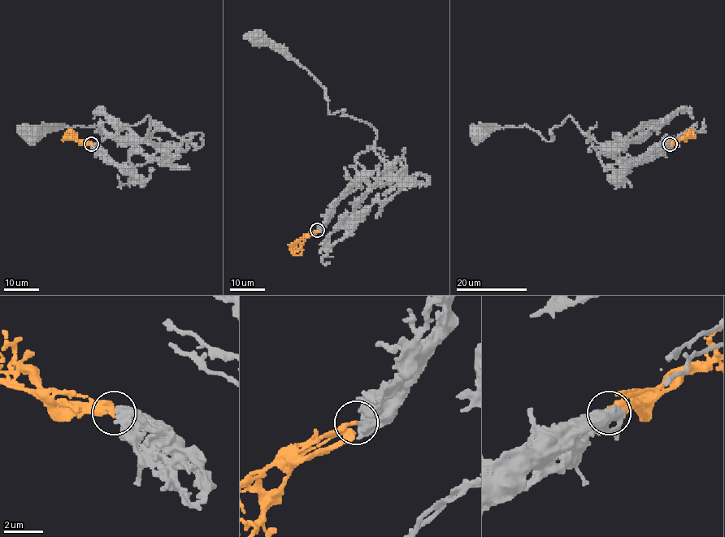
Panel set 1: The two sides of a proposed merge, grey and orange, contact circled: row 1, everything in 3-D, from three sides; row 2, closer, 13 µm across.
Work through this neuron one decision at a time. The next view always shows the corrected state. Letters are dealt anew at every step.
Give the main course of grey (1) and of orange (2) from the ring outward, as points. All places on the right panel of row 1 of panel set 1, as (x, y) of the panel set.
1: (670, 144), (614, 175), (569, 116), (547, 141), (527, 126), (477, 135)
2: (670, 145), (676, 144), (688, 134), (694, 134)

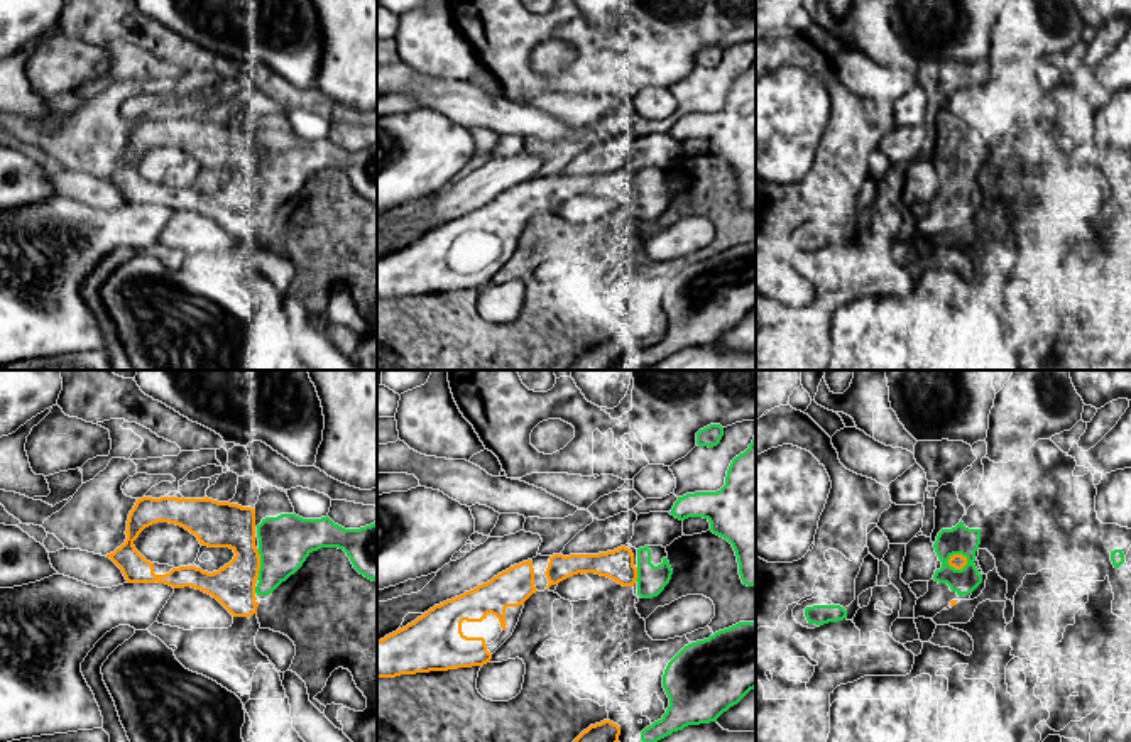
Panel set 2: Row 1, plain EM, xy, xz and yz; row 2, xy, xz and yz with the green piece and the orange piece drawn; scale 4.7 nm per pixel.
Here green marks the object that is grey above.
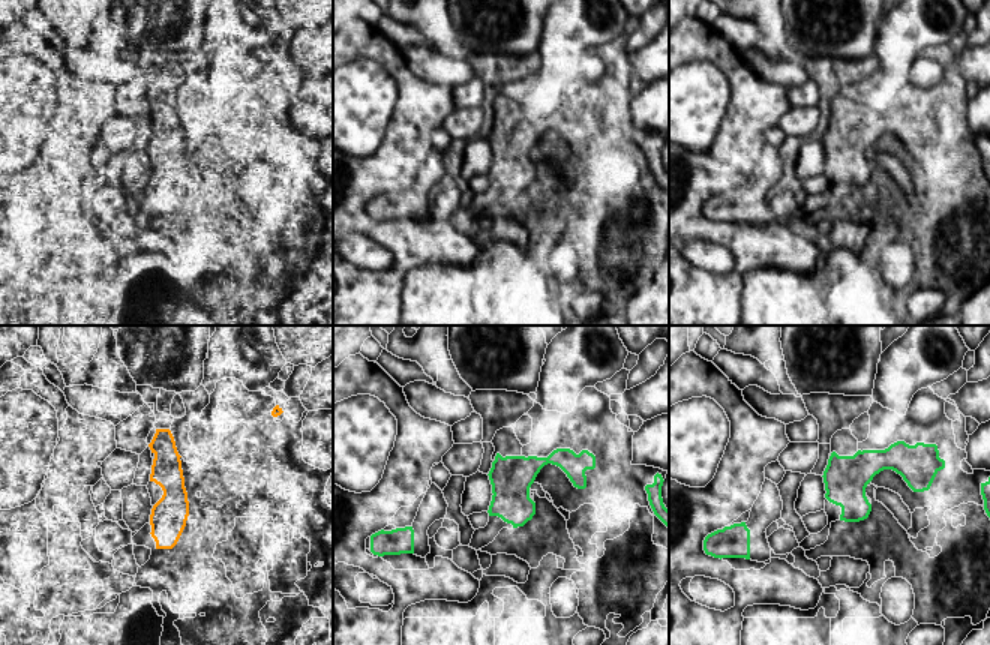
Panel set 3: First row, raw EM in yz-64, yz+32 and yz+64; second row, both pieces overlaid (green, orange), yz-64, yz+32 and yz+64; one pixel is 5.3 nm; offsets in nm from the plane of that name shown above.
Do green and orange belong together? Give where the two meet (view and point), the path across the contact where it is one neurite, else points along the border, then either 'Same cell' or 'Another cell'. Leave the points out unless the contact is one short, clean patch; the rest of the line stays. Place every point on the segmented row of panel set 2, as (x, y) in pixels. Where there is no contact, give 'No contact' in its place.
Touches green at yz (956, 553). Same cell

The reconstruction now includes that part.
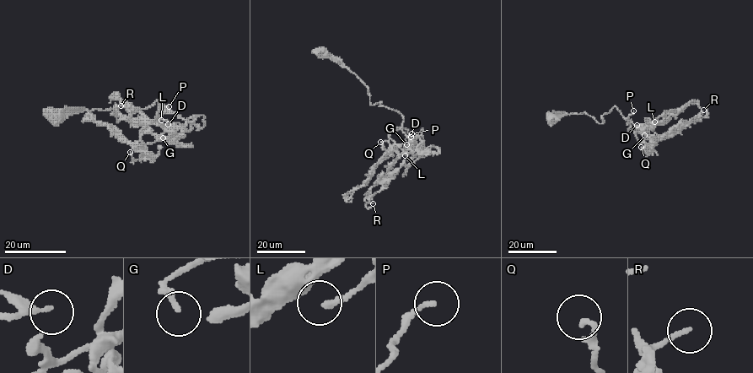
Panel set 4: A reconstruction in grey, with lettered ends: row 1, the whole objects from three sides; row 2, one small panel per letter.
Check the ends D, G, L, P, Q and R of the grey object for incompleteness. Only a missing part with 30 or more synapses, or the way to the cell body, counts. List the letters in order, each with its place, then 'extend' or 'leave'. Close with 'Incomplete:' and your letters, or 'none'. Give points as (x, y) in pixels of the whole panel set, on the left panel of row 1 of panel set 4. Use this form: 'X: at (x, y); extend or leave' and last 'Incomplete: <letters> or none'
D: at (168, 124); leave
G: at (163, 137); leave
L: at (161, 120); leave
P: at (169, 106); extend
Q: at (130, 152); leave
R: at (121, 105); leave
Incomplete: P

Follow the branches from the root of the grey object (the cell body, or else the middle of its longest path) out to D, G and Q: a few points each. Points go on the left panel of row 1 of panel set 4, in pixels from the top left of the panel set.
D: (54, 116), (112, 109), (116, 123), (131, 109), (157, 100), (158, 119), (168, 124)
G: (54, 116), (112, 109), (116, 123), (157, 100), (140, 139), (184, 129), (176, 123), (163, 137)
Q: (54, 116), (112, 109), (116, 123), (157, 100), (157, 116), (141, 131), (142, 156), (134, 159), (130, 152)

